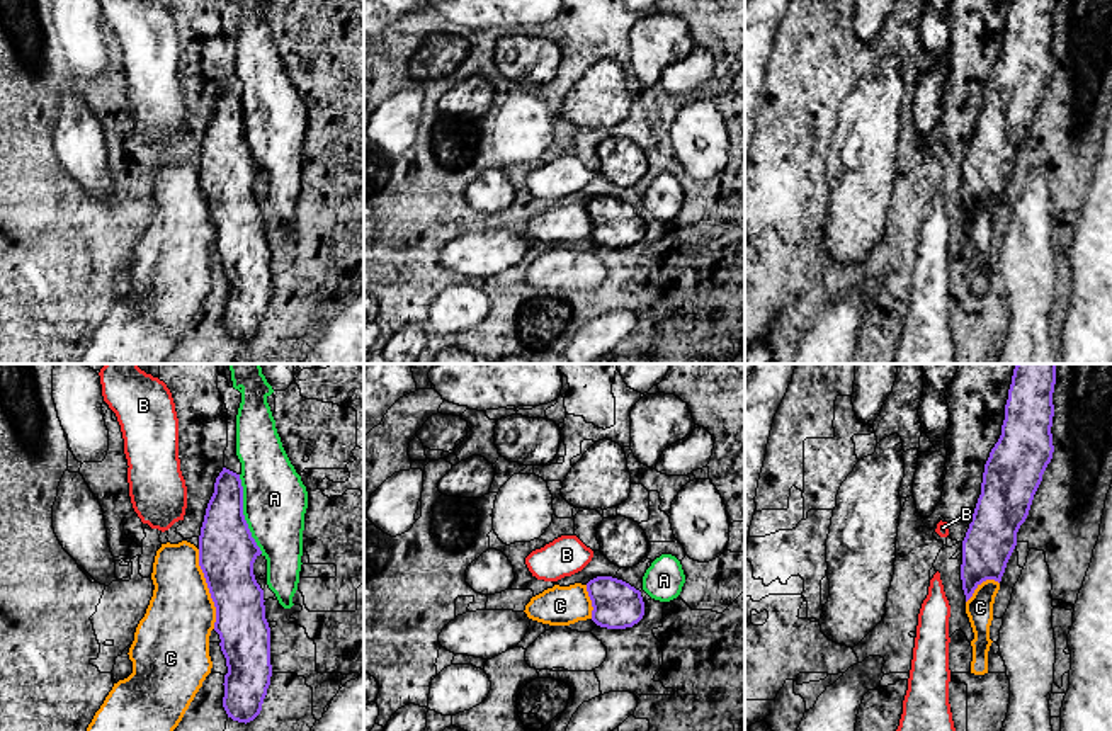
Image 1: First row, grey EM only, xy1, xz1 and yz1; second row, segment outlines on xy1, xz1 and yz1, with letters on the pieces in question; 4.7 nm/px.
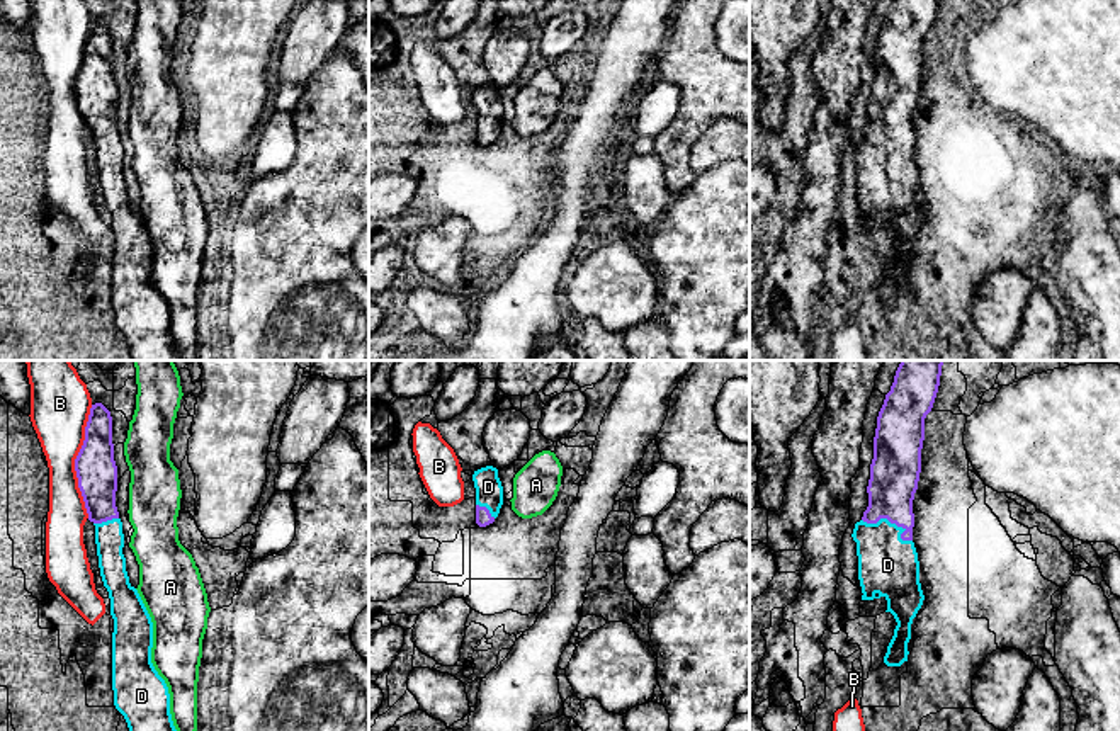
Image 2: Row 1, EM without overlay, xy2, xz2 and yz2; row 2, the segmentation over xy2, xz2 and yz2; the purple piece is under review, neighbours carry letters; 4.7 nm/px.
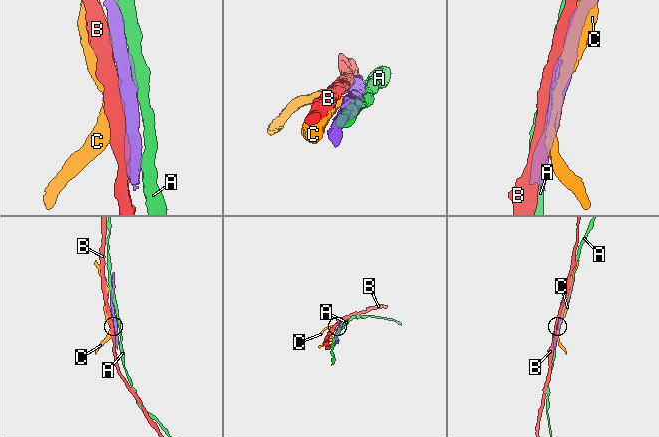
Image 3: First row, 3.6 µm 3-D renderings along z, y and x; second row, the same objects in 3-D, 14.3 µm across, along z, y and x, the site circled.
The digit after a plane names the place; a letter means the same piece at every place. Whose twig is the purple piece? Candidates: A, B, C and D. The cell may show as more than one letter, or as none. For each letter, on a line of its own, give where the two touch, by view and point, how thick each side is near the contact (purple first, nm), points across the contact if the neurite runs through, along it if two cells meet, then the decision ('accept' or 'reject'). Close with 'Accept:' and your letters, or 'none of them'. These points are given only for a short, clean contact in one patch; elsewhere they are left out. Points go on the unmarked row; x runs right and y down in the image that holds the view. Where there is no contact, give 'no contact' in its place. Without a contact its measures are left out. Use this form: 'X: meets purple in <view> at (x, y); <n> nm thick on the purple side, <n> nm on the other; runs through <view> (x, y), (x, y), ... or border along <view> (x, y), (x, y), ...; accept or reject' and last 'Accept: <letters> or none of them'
A: meets purple in xy1 at (242, 133); 280 nm thick on the purple side, 300 nm on the other; reject
B: meets purple in xy2 at (75, 80); 190 nm thick on the purple side, 280 nm on the other; reject
C: meets purple in xy1 at (208, 206); 280 nm thick on the purple side, 320 nm on the other; border along xy1 (198, 169), (198, 184), (215, 226), (215, 247); reject
D: meets purple in yz2 at (893, 141); 240 nm thick on the purple side, 280 nm on the other; runs through yz2 (894, 90), (893, 141), (888, 184); accept
Accept: D

